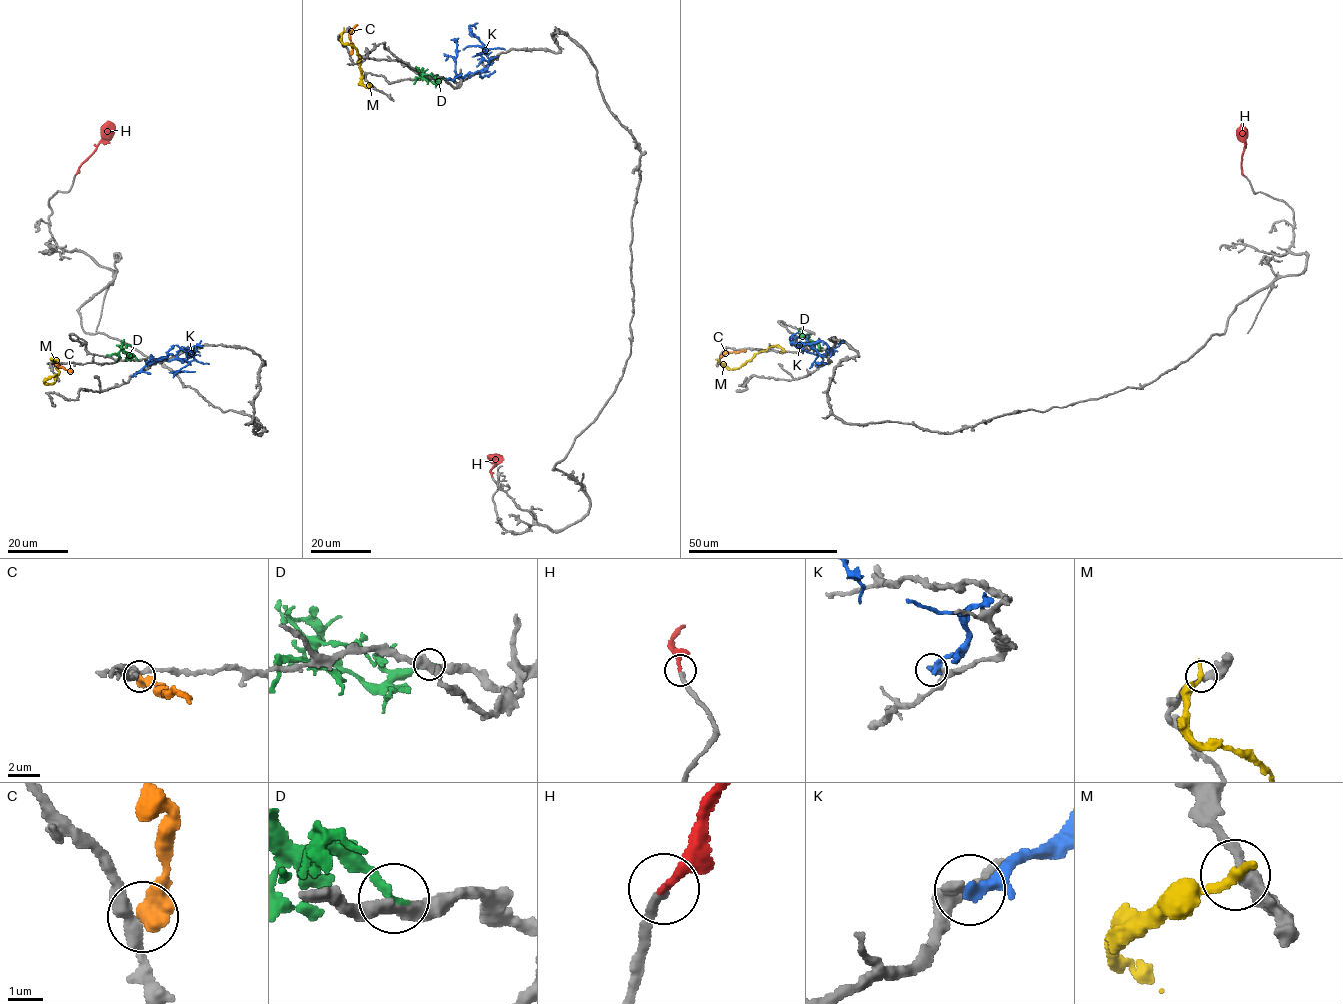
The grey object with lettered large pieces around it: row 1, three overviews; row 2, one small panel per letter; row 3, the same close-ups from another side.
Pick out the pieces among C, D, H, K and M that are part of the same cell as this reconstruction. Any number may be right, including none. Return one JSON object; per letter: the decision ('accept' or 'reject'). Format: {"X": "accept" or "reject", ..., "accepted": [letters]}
{"C": "reject", "D": "reject", "H": "accept", "K": "reject", "M": "reject", "accepted": ["H"]}

